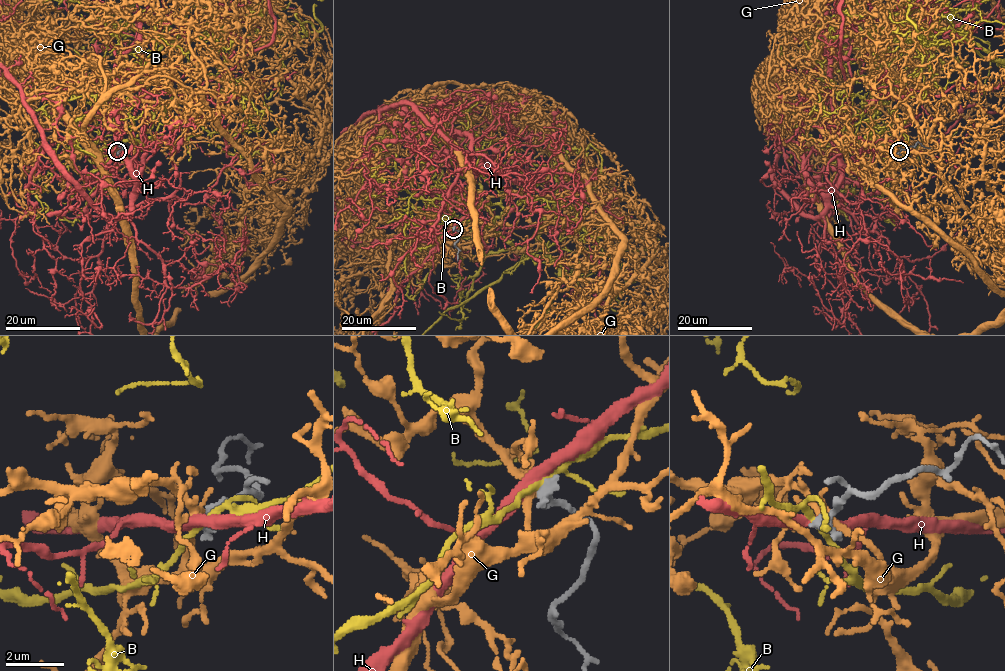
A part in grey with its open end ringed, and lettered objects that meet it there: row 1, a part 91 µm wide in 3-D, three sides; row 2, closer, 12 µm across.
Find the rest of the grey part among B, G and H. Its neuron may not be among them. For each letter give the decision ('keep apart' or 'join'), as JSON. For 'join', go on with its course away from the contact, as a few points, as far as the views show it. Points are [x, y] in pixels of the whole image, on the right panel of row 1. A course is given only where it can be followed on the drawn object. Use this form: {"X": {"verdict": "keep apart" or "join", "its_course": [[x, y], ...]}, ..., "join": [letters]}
{"B": {"verdict": "keep apart"}, "G": {"verdict": "join"}, "H": {"verdict": "keep apart"}, "join": ["G"]}

